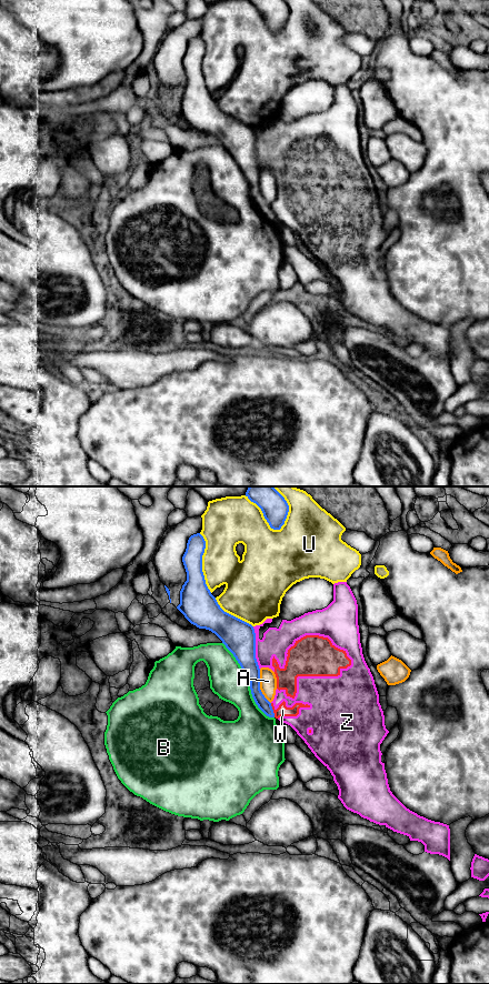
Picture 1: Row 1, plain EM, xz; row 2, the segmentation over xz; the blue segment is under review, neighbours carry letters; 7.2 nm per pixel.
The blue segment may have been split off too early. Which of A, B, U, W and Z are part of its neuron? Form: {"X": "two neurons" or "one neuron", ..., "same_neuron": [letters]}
{"A": "two neurons", "B": "two neurons", "U": "two neurons", "W": "two neurons", "Z": "two neurons", "same_neuron": []}

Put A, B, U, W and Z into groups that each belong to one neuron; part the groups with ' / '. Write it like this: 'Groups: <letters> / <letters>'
Groups: A / B / U / W Z

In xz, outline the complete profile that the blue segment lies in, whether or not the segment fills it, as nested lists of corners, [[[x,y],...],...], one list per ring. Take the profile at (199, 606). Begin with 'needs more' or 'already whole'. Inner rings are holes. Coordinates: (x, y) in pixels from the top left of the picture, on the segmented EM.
already whole; [[[200,533],[189,538],[182,562],[187,581],[180,591],[177,609],[199,629],[214,633],[233,654],[250,682],[252,697],[269,717],[275,717],[271,703],[260,690],[260,669],[256,659],[256,633],[251,624],[224,612],[208,589],[202,572],[206,541]]]

